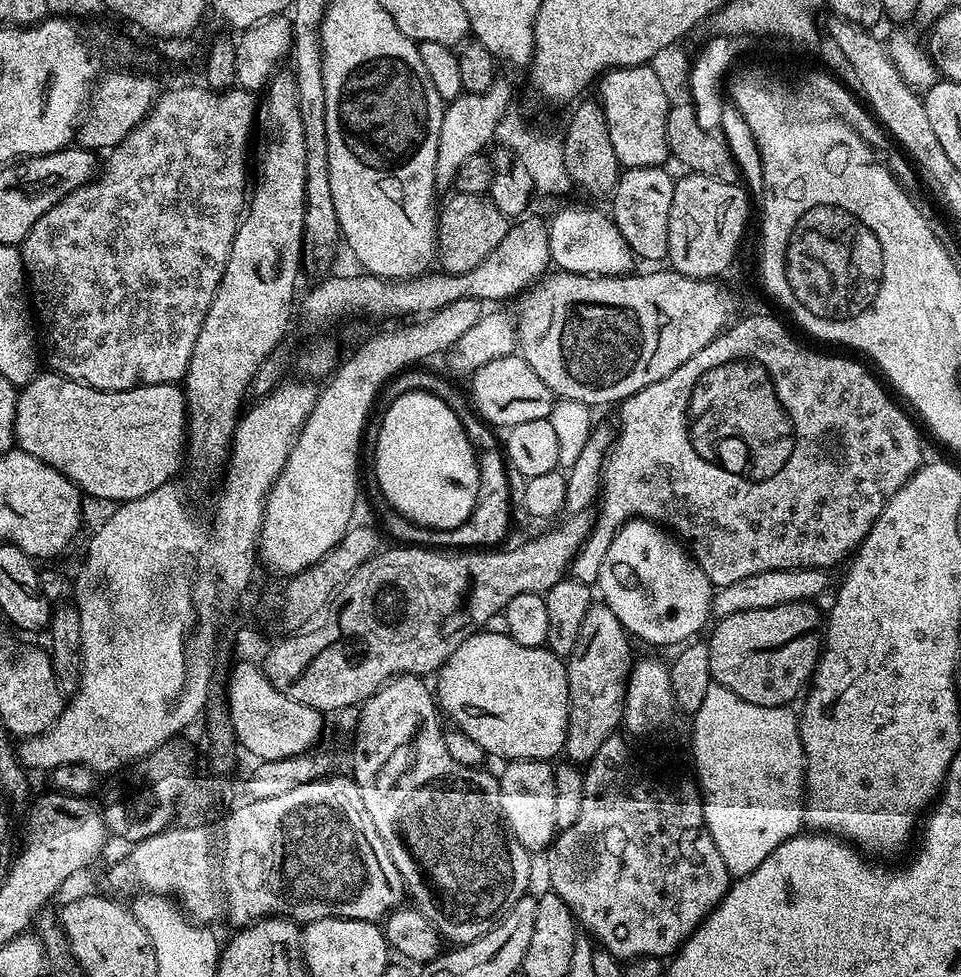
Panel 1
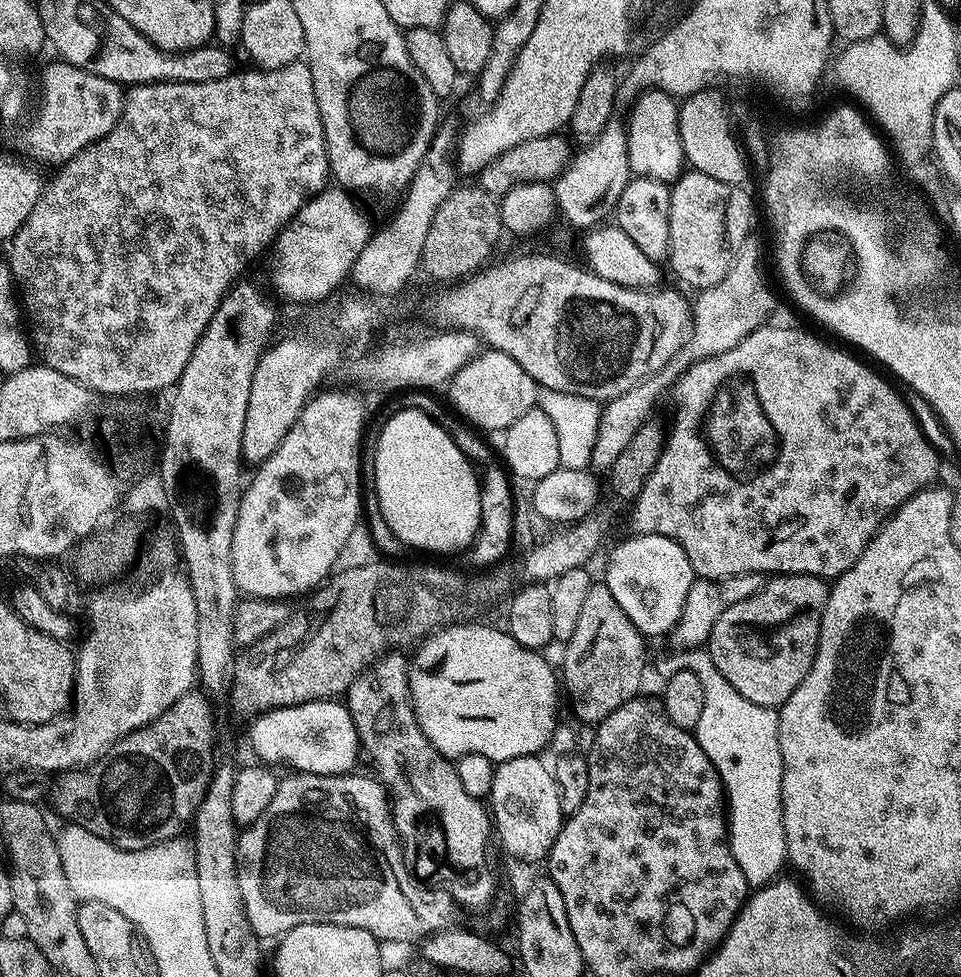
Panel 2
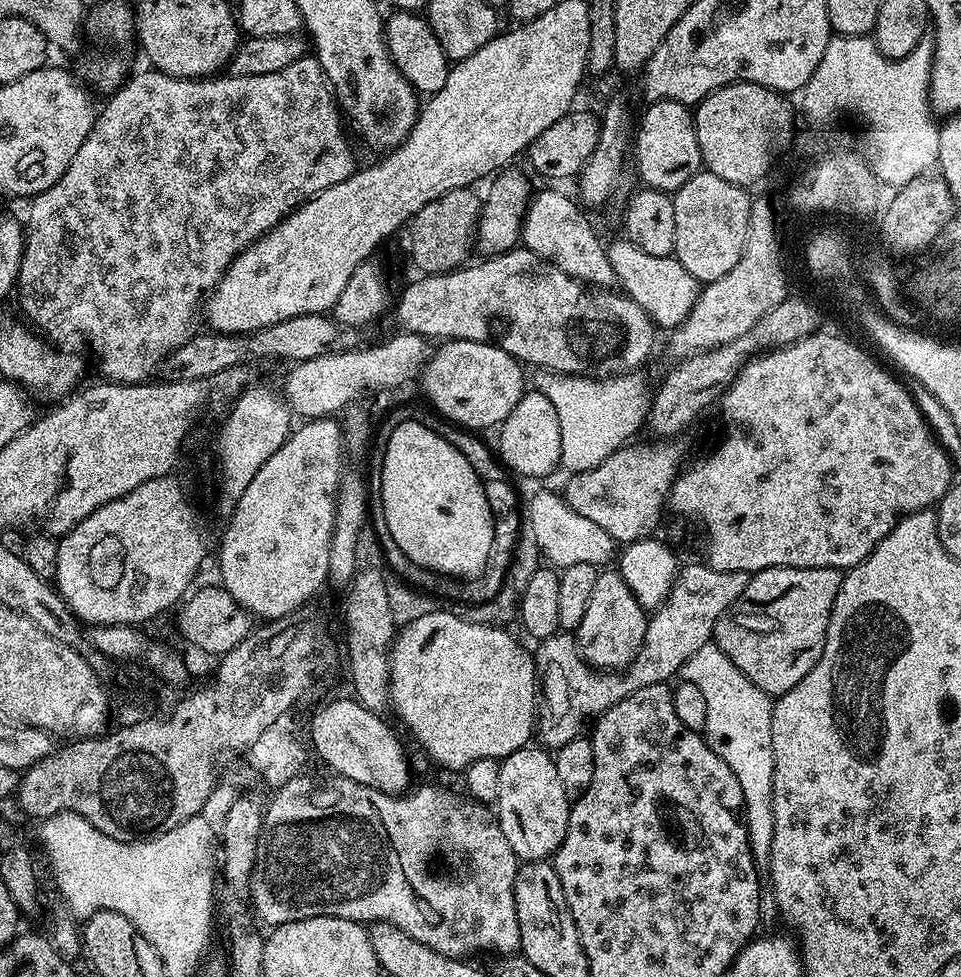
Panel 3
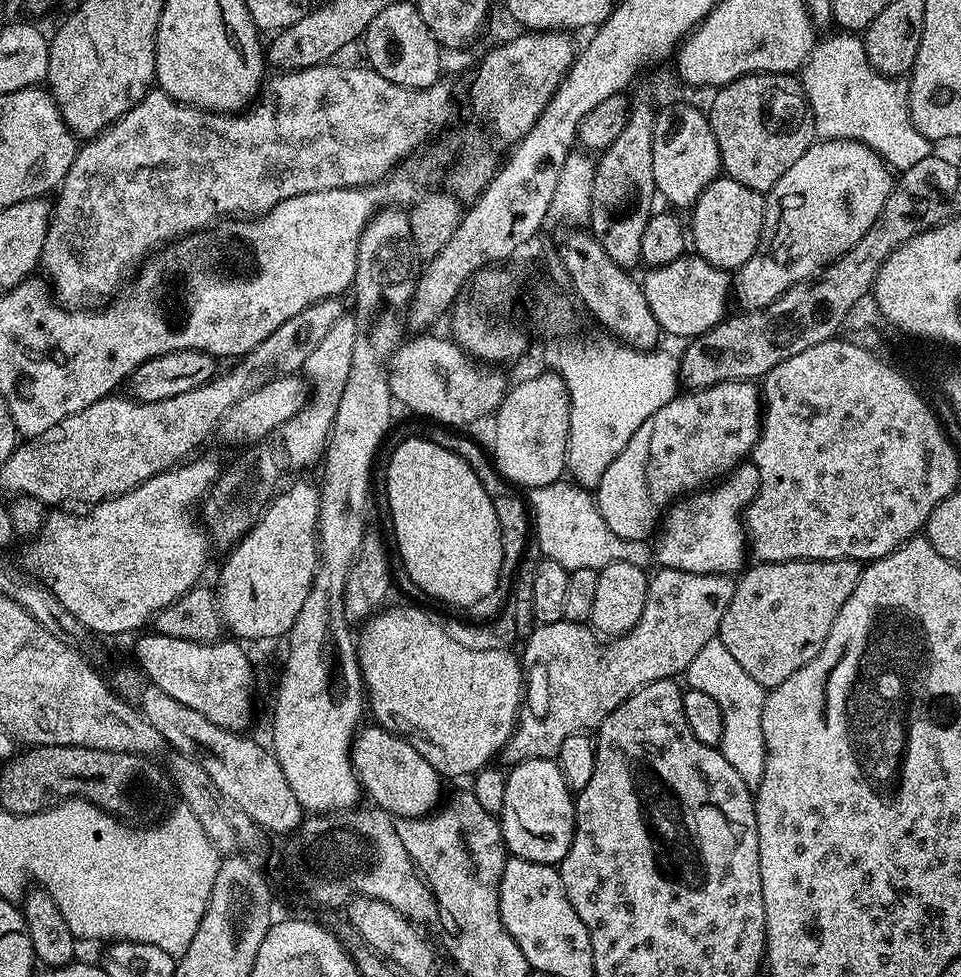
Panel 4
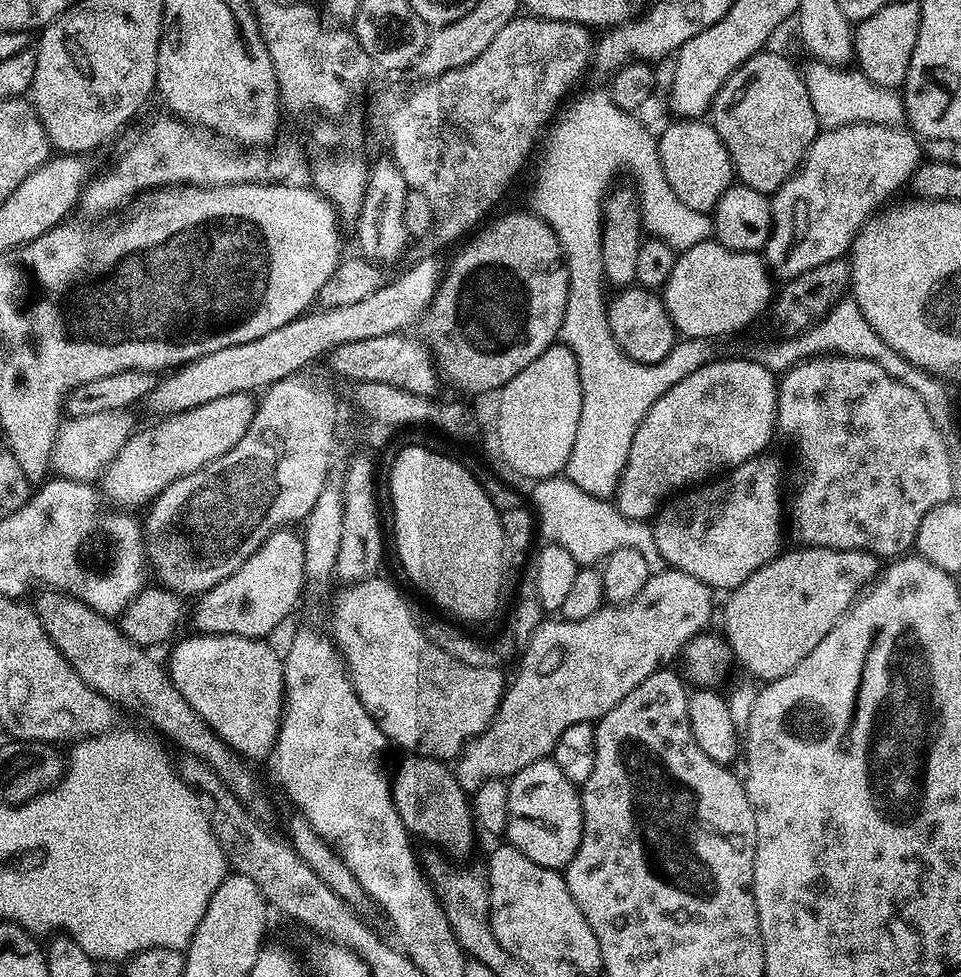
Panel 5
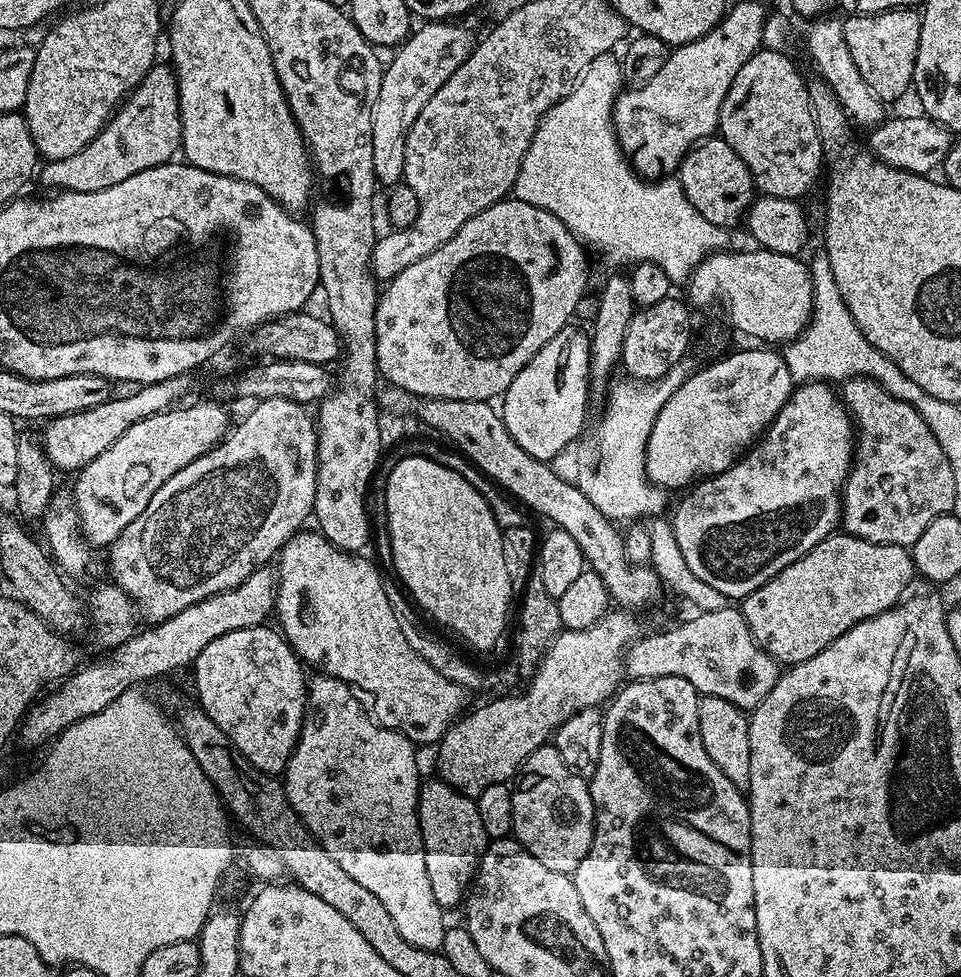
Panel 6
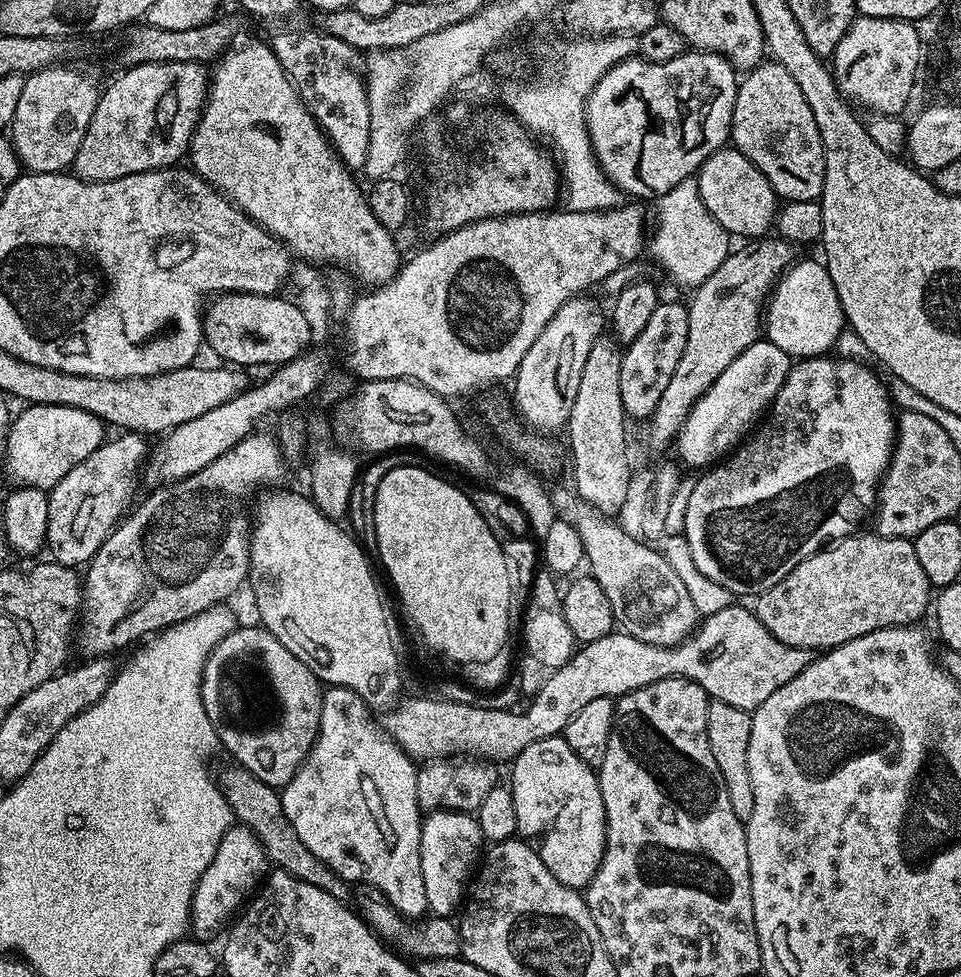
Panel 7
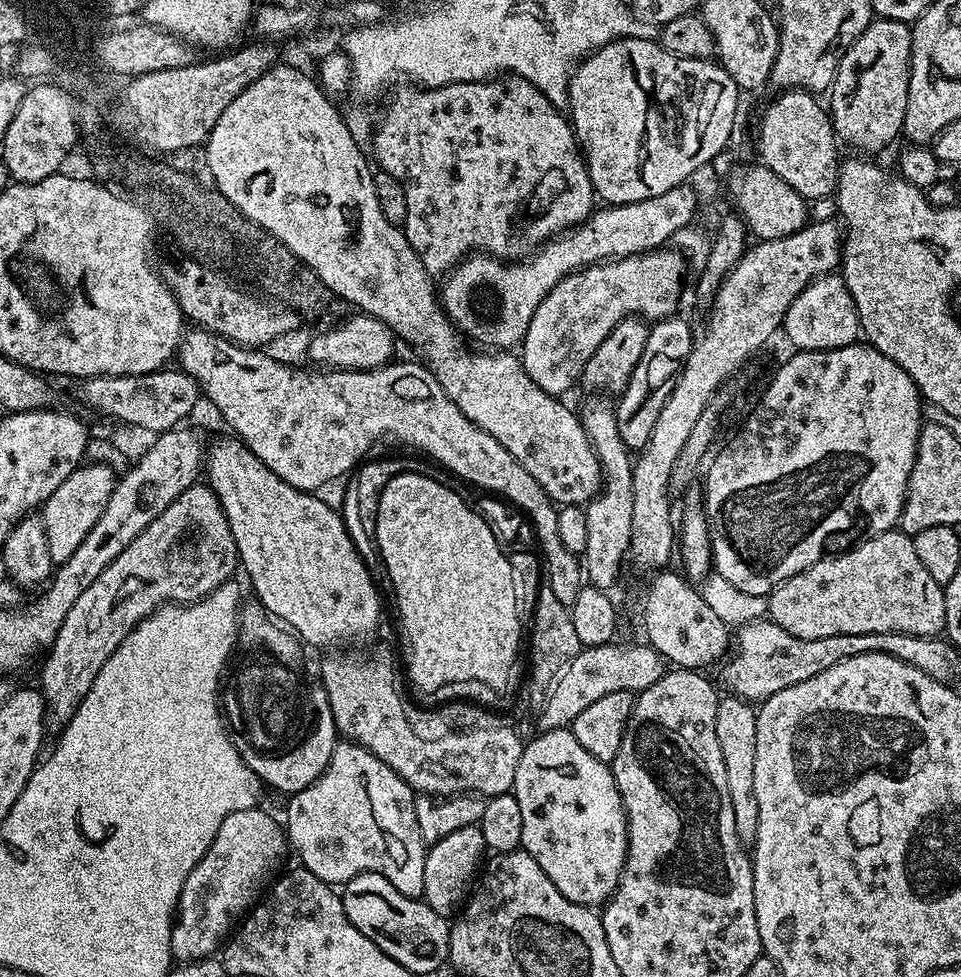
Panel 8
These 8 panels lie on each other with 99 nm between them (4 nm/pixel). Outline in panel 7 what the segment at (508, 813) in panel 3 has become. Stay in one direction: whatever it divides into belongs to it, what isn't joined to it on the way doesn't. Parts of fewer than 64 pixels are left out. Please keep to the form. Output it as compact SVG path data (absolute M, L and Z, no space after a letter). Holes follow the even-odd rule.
M563 735L545 736L526 746L510 768L517 833L534 842L546 870L558 882L587 889L604 853L604 803L597 773L570 750Z

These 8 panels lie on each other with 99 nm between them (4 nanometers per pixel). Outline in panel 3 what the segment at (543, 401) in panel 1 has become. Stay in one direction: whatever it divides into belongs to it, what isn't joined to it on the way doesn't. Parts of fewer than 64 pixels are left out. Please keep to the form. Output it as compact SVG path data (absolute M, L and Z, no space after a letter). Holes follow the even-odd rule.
M446 340L439 347L424 361L418 377L423 399L444 420L465 430L495 429L503 424L526 391L526 372L520 361L488 340Z

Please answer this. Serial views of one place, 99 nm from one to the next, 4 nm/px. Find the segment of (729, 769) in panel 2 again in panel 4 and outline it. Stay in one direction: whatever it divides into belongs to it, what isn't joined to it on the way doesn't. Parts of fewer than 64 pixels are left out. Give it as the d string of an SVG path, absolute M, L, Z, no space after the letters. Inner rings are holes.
M719 638L706 642L706 646L698 650L694 662L690 662L686 679L688 688L702 690L702 694L710 694L710 698L718 702L718 710L722 710L722 738L718 745L720 752L726 758L726 762L730 762L730 766L738 770L742 782L746 782L748 788L755 790L762 782L768 757L766 742L762 738L762 710L766 689L754 682L754 678L750 678L746 670L742 670L734 654L726 650Z

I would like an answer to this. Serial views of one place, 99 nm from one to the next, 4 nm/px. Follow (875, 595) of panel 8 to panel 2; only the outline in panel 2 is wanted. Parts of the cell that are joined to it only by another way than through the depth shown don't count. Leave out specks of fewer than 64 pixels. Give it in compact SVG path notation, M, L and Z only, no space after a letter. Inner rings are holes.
M772 574L764 581L764 585L753 596L734 602L714 622L714 630L708 636L706 651L714 658L714 666L722 670L722 678L742 694L742 698L750 698L758 706L777 710L798 690L798 682L806 678L810 666L818 650L820 637L820 619L824 613L824 604L828 601L829 585L819 576L806 574ZM756 628L776 628L772 636L756 636Z

